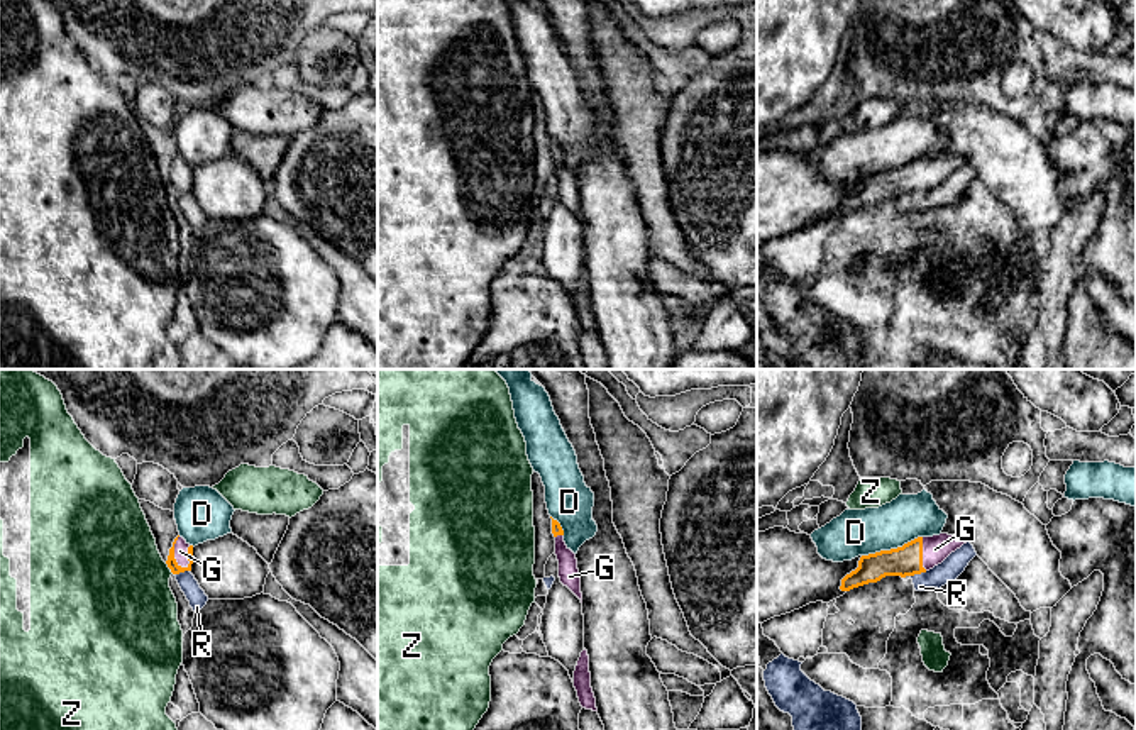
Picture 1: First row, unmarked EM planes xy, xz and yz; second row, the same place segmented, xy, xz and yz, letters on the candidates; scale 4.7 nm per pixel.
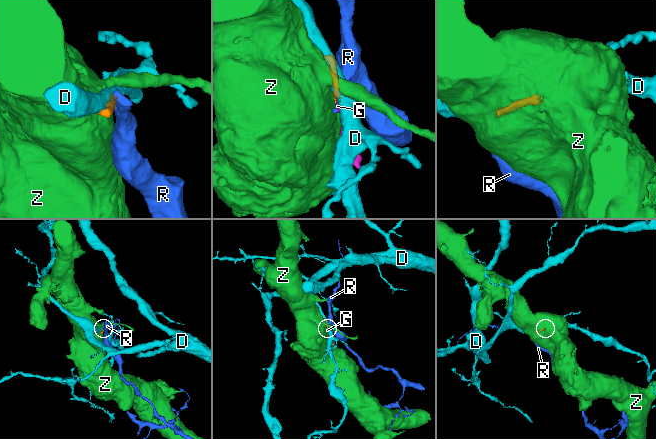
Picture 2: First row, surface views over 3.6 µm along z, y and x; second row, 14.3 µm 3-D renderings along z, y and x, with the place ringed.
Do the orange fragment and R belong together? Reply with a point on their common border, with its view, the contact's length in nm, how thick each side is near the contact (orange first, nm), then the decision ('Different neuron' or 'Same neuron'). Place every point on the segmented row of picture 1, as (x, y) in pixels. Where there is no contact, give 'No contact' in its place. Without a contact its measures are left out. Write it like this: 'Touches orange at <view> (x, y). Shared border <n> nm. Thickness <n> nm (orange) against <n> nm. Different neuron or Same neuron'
Touches orange at yz (918, 573). Shared border 80 nm. Thickness 140 nm (orange) against 100 nm. Different neuron

